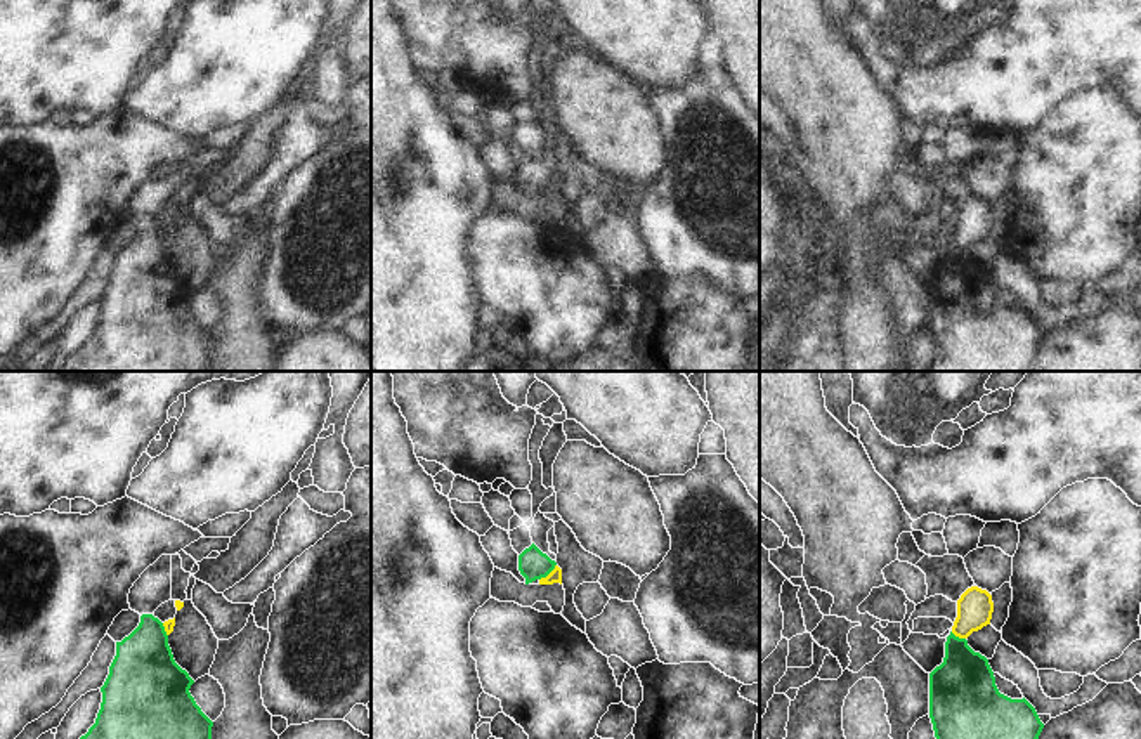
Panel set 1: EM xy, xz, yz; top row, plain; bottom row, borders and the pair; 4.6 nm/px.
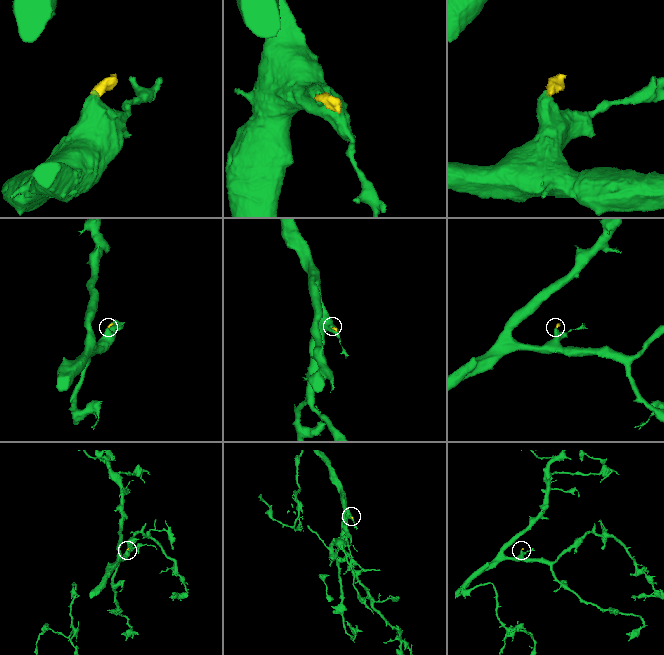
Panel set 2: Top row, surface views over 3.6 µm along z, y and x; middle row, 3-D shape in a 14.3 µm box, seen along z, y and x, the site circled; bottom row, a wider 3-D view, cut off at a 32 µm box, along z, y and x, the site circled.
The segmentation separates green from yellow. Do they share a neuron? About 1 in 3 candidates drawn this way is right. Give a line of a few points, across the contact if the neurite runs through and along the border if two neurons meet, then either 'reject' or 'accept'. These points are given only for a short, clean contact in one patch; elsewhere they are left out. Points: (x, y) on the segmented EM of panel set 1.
xz (555, 564), (540, 580) | reject

